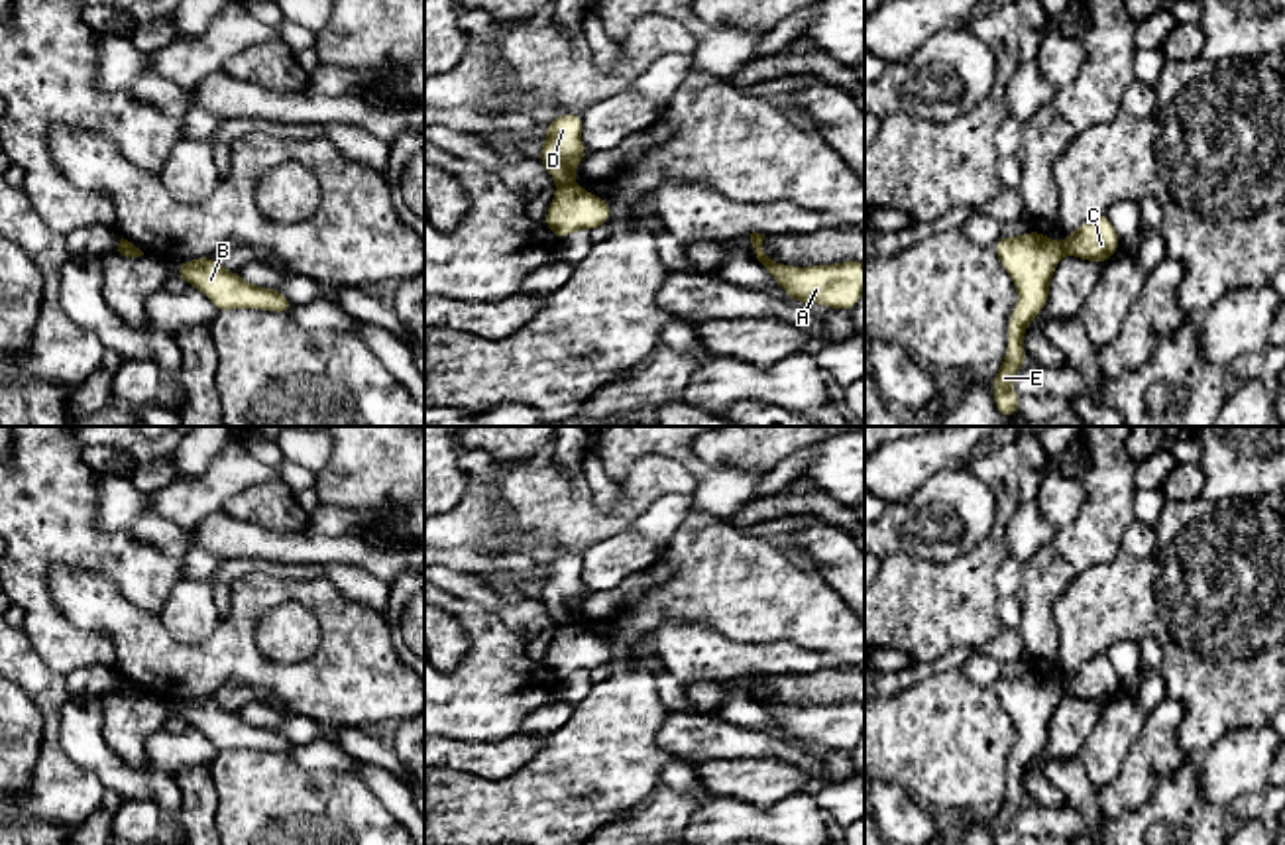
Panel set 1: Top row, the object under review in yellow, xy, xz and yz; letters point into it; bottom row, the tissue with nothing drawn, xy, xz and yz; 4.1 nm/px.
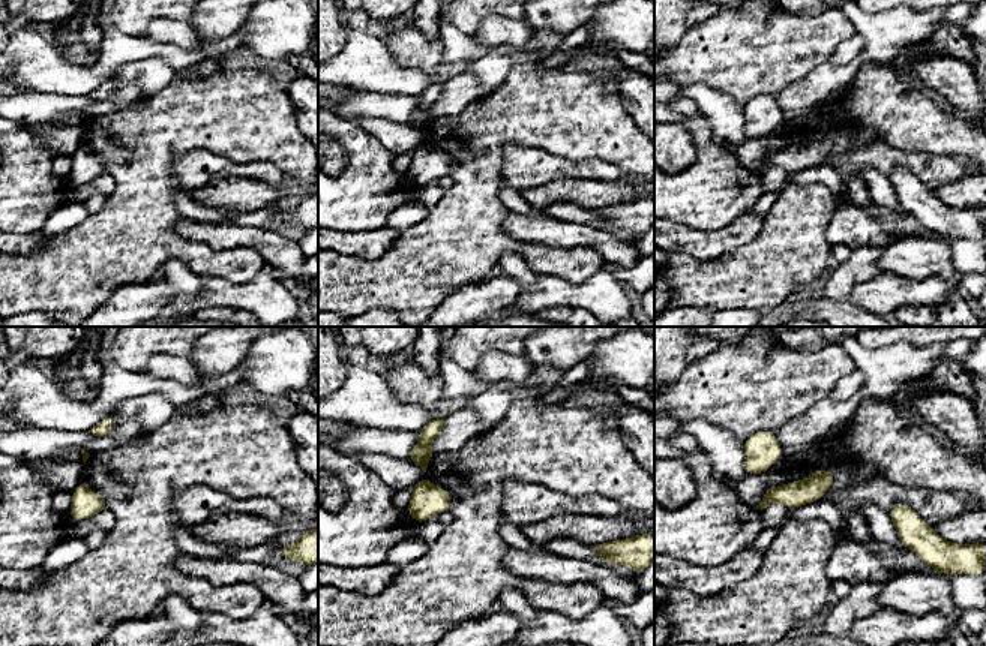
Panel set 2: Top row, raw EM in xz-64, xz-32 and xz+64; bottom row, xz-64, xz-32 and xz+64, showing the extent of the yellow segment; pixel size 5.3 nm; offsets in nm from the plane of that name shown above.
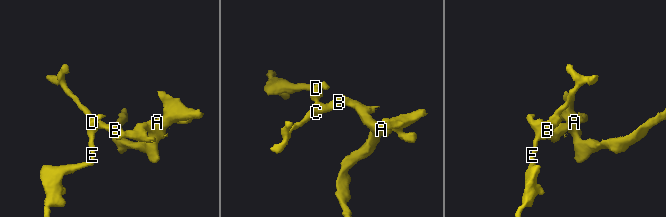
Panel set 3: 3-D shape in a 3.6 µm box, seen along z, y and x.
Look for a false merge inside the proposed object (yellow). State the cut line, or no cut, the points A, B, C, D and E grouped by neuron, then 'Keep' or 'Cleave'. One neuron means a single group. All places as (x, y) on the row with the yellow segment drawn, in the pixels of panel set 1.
Split along xz (572, 179), (558, 185). Groups: A B C / D E. Cleave

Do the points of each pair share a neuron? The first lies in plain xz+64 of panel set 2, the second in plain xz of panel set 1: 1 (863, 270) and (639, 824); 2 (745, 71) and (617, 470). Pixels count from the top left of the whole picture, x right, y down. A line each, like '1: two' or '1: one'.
1: one
2: two

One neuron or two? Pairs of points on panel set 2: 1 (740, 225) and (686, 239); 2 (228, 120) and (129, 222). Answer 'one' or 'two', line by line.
1: one
2: one

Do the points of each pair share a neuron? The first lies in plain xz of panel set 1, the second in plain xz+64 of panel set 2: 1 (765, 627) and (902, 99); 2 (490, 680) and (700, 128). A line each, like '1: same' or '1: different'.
1: same
2: same

